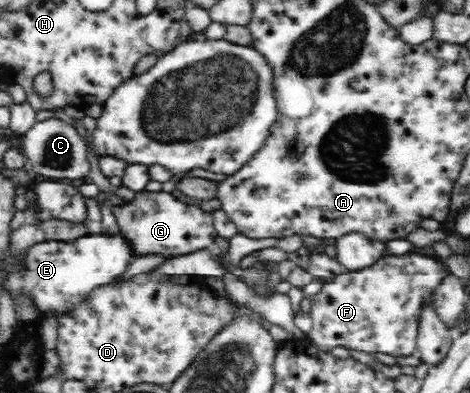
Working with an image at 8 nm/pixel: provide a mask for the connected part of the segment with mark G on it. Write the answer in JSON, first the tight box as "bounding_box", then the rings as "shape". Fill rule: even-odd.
{"bounding_box":[111,189,218,260],"shape":[[[143,189],[135,192],[133,200],[111,209],[117,215],[120,234],[129,245],[132,258],[143,258],[157,254],[165,260],[177,259],[204,249],[213,249],[218,231],[214,228],[212,214],[192,204],[192,200],[181,202],[172,193]]]}

